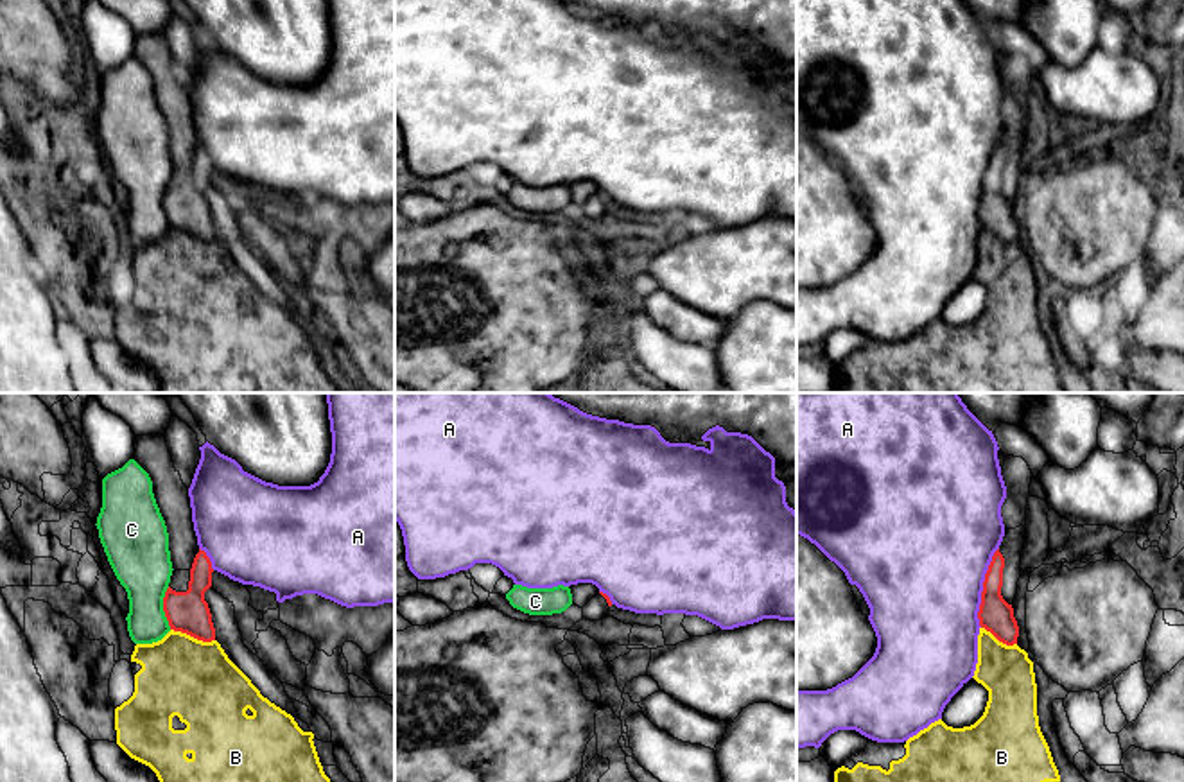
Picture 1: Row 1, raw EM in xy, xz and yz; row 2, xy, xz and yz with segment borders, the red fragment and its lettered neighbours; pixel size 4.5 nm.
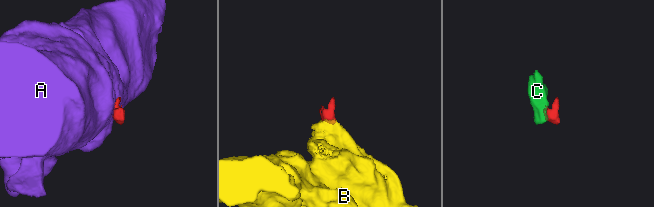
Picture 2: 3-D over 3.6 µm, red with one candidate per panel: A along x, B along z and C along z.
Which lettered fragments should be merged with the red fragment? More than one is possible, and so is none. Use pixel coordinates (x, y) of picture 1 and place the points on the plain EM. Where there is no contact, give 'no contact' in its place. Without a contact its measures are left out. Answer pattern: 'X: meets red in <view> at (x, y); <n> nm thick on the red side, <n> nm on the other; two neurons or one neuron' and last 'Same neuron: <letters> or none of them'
A: meets red in yz at (983, 185); 160 nm thick on the red side, 480 nm on the other; two neurons
B: meets red in xy at (192, 234); 190 nm thick on the red side, 360 nm on the other; two neurons
C: meets red in xy at (164, 207); 190 nm thick on the red side, 260 nm on the other; two neurons
Same neuron: none of them

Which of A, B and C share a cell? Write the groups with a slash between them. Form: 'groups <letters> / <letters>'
groups A / B / C

